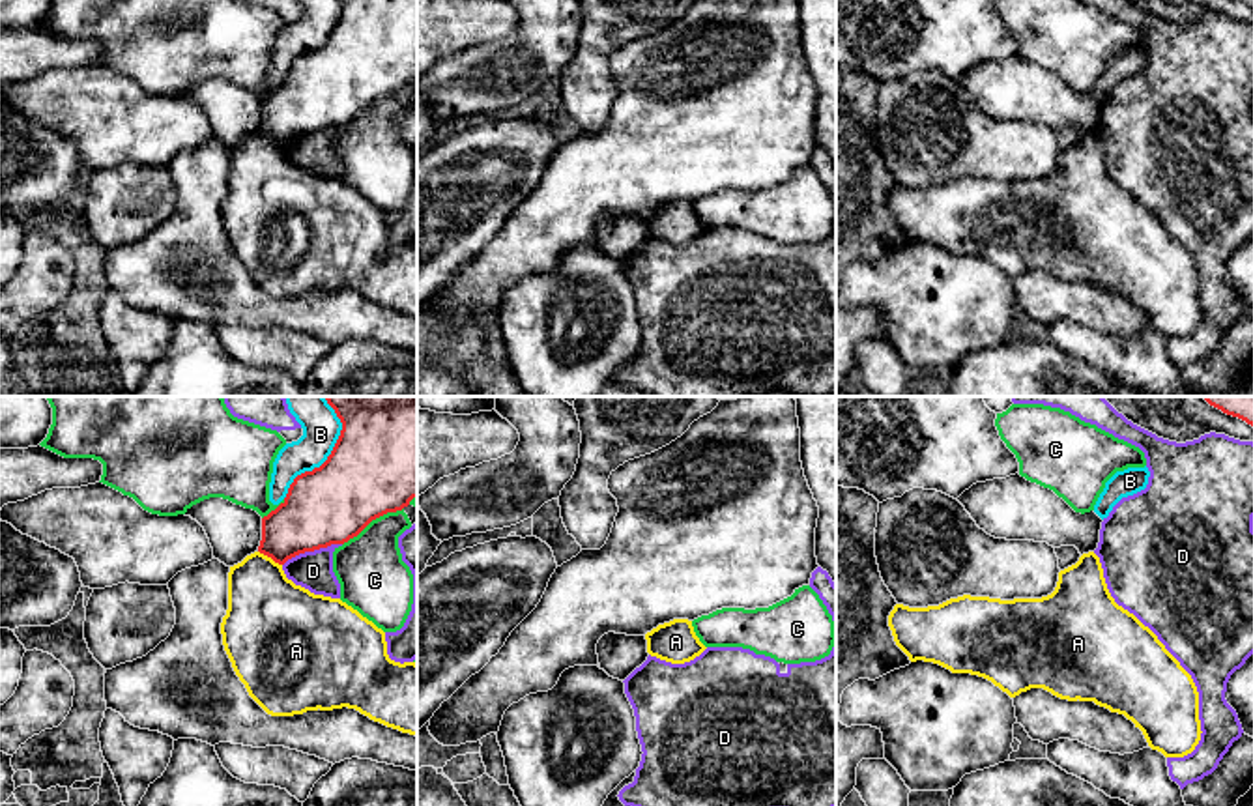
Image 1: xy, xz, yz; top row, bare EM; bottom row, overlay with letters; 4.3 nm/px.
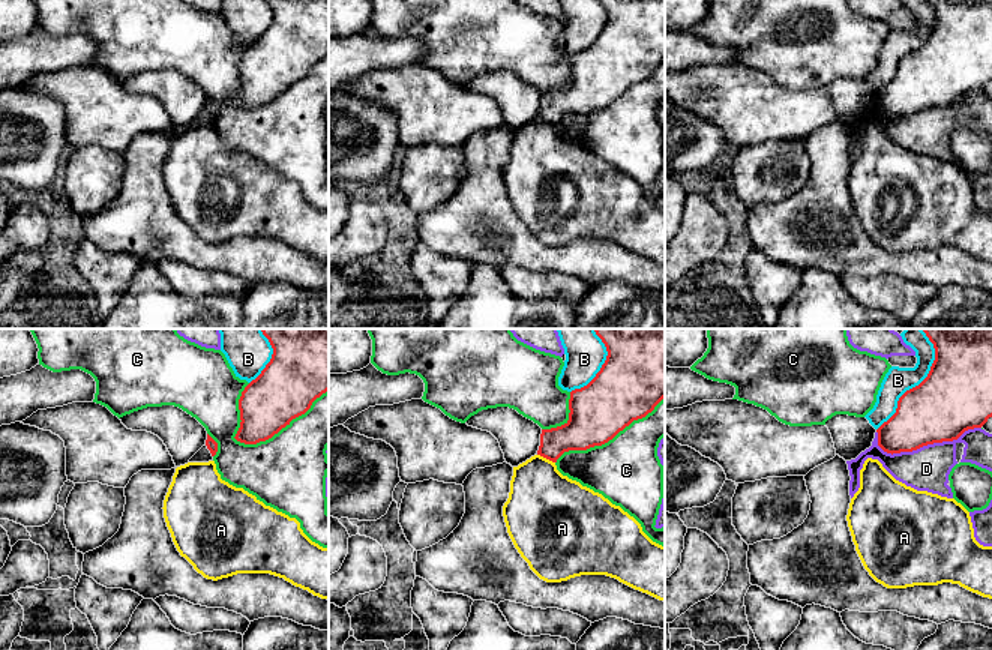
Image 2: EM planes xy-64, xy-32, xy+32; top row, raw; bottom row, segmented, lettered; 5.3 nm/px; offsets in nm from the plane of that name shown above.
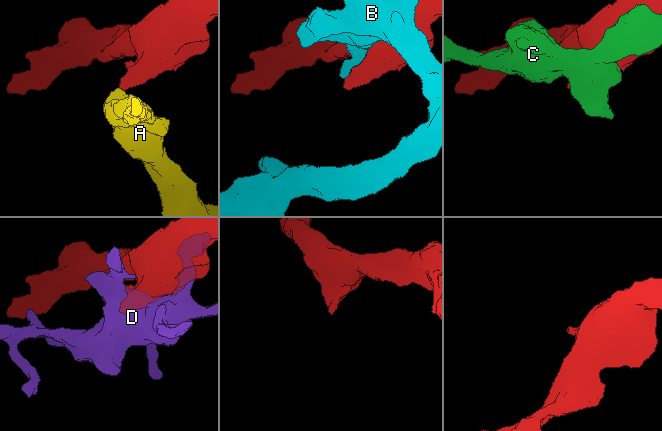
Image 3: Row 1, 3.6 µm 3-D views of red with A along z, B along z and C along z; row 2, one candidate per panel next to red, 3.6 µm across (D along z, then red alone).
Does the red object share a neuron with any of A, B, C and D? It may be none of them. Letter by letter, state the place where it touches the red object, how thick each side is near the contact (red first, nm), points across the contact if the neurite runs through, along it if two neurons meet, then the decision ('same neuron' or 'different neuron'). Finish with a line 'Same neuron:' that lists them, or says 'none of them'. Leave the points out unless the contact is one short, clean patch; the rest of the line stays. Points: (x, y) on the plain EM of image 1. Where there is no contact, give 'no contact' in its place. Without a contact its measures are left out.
A: meets red in xy at (270, 137); 280 nm thick on the red side, 360 nm on the other; border along xy (259, 131), (281, 146); different neuron
B: meets red in xy at (322, 45); 400 nm thick on the red side, 150 nm on the other; different neuron
C: meets red in xy at (373, 100); 400 nm thick on the red side, 300 nm on the other; different neuron
D: meets red in xy at (311, 131); 340 nm thick on the red side, 160 nm on the other; different neuron
Same neuron: none of them

